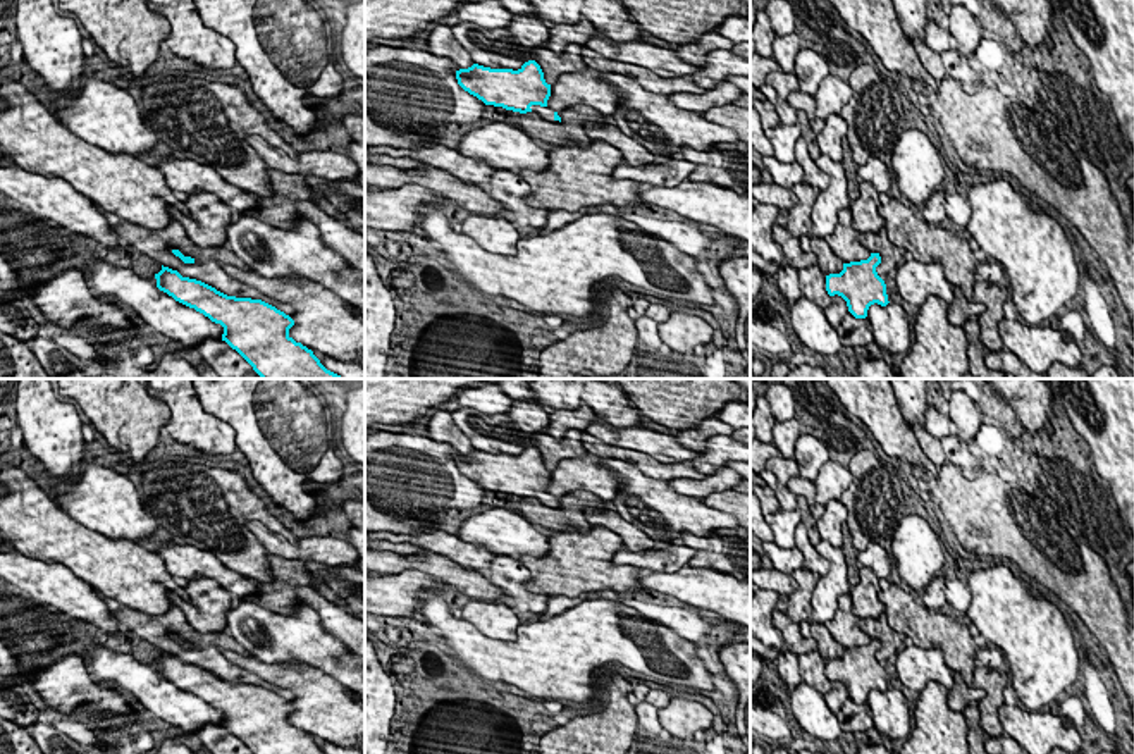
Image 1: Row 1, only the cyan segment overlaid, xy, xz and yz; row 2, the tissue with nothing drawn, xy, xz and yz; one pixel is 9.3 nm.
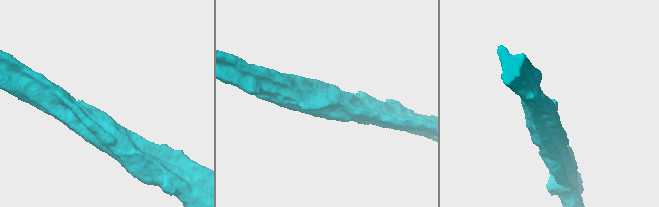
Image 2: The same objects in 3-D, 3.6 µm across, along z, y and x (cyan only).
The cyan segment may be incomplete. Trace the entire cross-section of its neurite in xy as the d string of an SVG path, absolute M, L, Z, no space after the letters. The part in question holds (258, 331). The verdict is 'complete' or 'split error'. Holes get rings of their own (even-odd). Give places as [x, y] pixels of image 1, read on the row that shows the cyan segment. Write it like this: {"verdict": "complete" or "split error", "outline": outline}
{"verdict": "complete", "outline": "M163 265L155 279L160 291L220 324L222 341L262 379L342 379L289 336L294 320L275 306L262 300L227 296Z"}

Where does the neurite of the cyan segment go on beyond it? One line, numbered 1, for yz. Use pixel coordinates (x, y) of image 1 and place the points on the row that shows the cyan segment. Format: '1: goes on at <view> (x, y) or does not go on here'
1: does not go on here

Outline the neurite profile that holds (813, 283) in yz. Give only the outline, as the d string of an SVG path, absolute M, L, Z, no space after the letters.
M819 265L798 269L798 282L802 296L812 300L821 310L831 305L831 296L826 291L826 275Z

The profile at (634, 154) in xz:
M587 122L583 129L590 139L602 139L611 146L614 146L623 155L628 165L642 167L647 164L654 164L654 153L650 153L645 146L637 143L633 138L621 133L614 124Z

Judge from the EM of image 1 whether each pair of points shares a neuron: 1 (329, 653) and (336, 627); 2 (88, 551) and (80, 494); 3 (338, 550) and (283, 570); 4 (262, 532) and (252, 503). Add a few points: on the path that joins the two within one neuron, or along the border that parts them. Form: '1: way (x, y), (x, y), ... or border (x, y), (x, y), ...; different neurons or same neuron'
1: border (308, 605), (317, 613), (319, 622), (346, 648); different neurons
2: border (54, 501), (78, 522), (105, 536), (123, 539); different neurons
3: border (269, 553), (303, 562); different neurons
4: border (245, 522), (262, 522), (291, 543), (295, 541); different neurons

